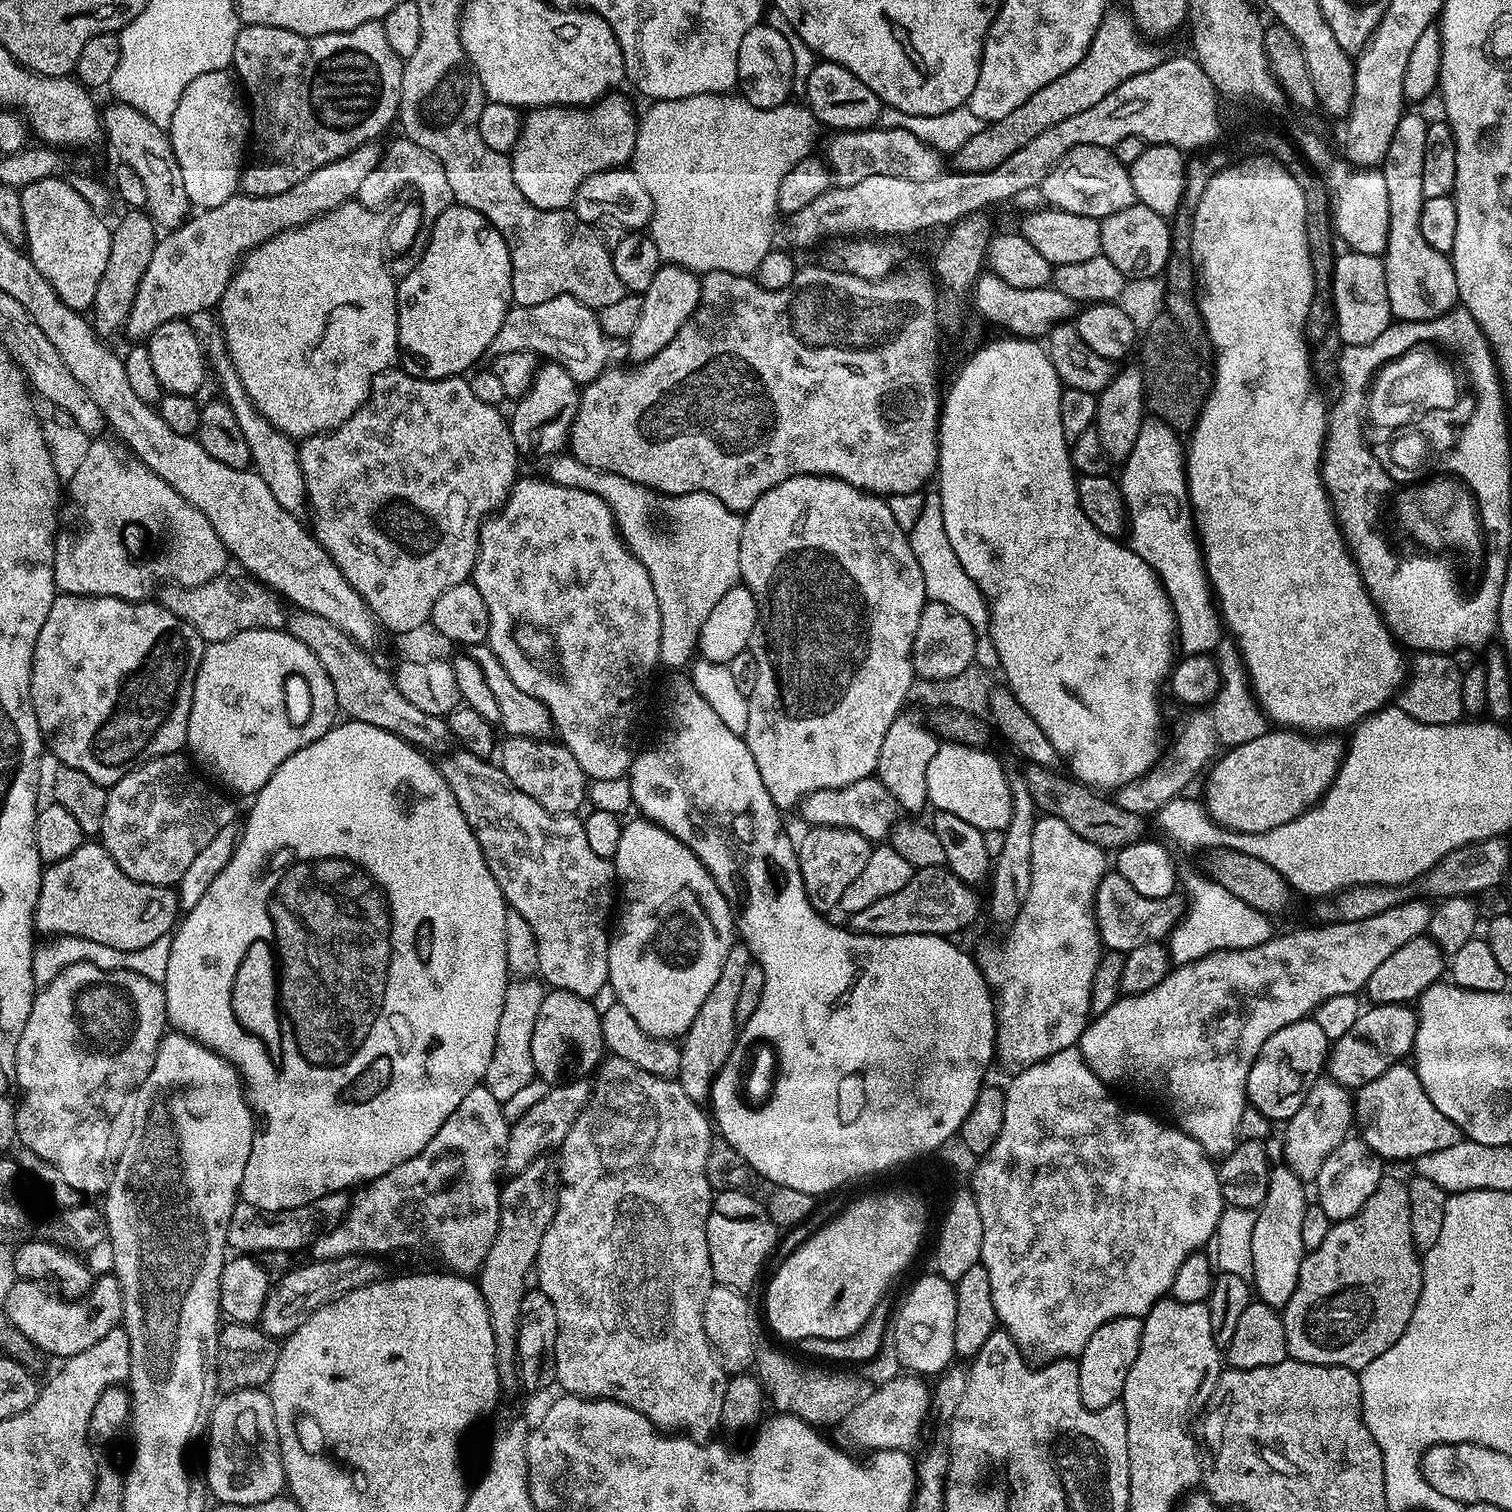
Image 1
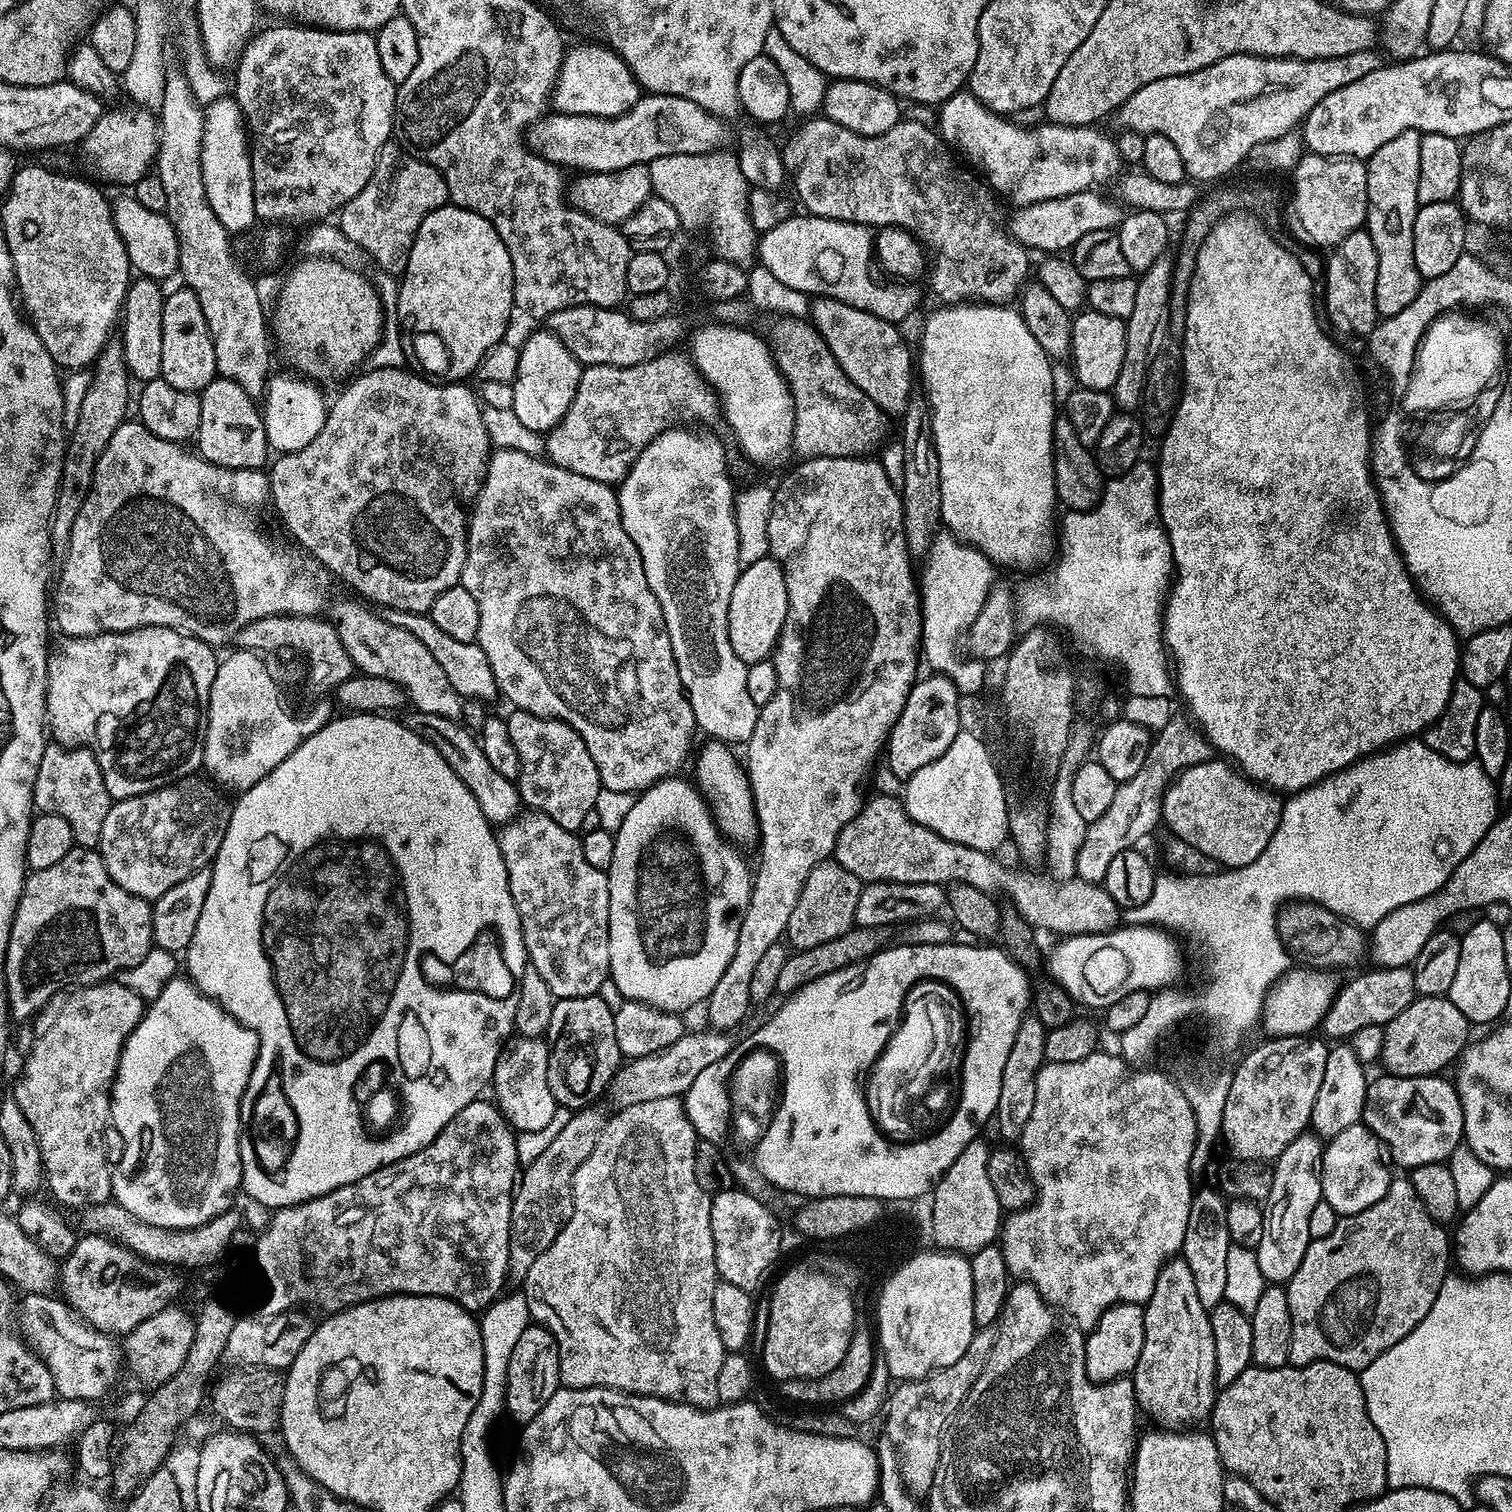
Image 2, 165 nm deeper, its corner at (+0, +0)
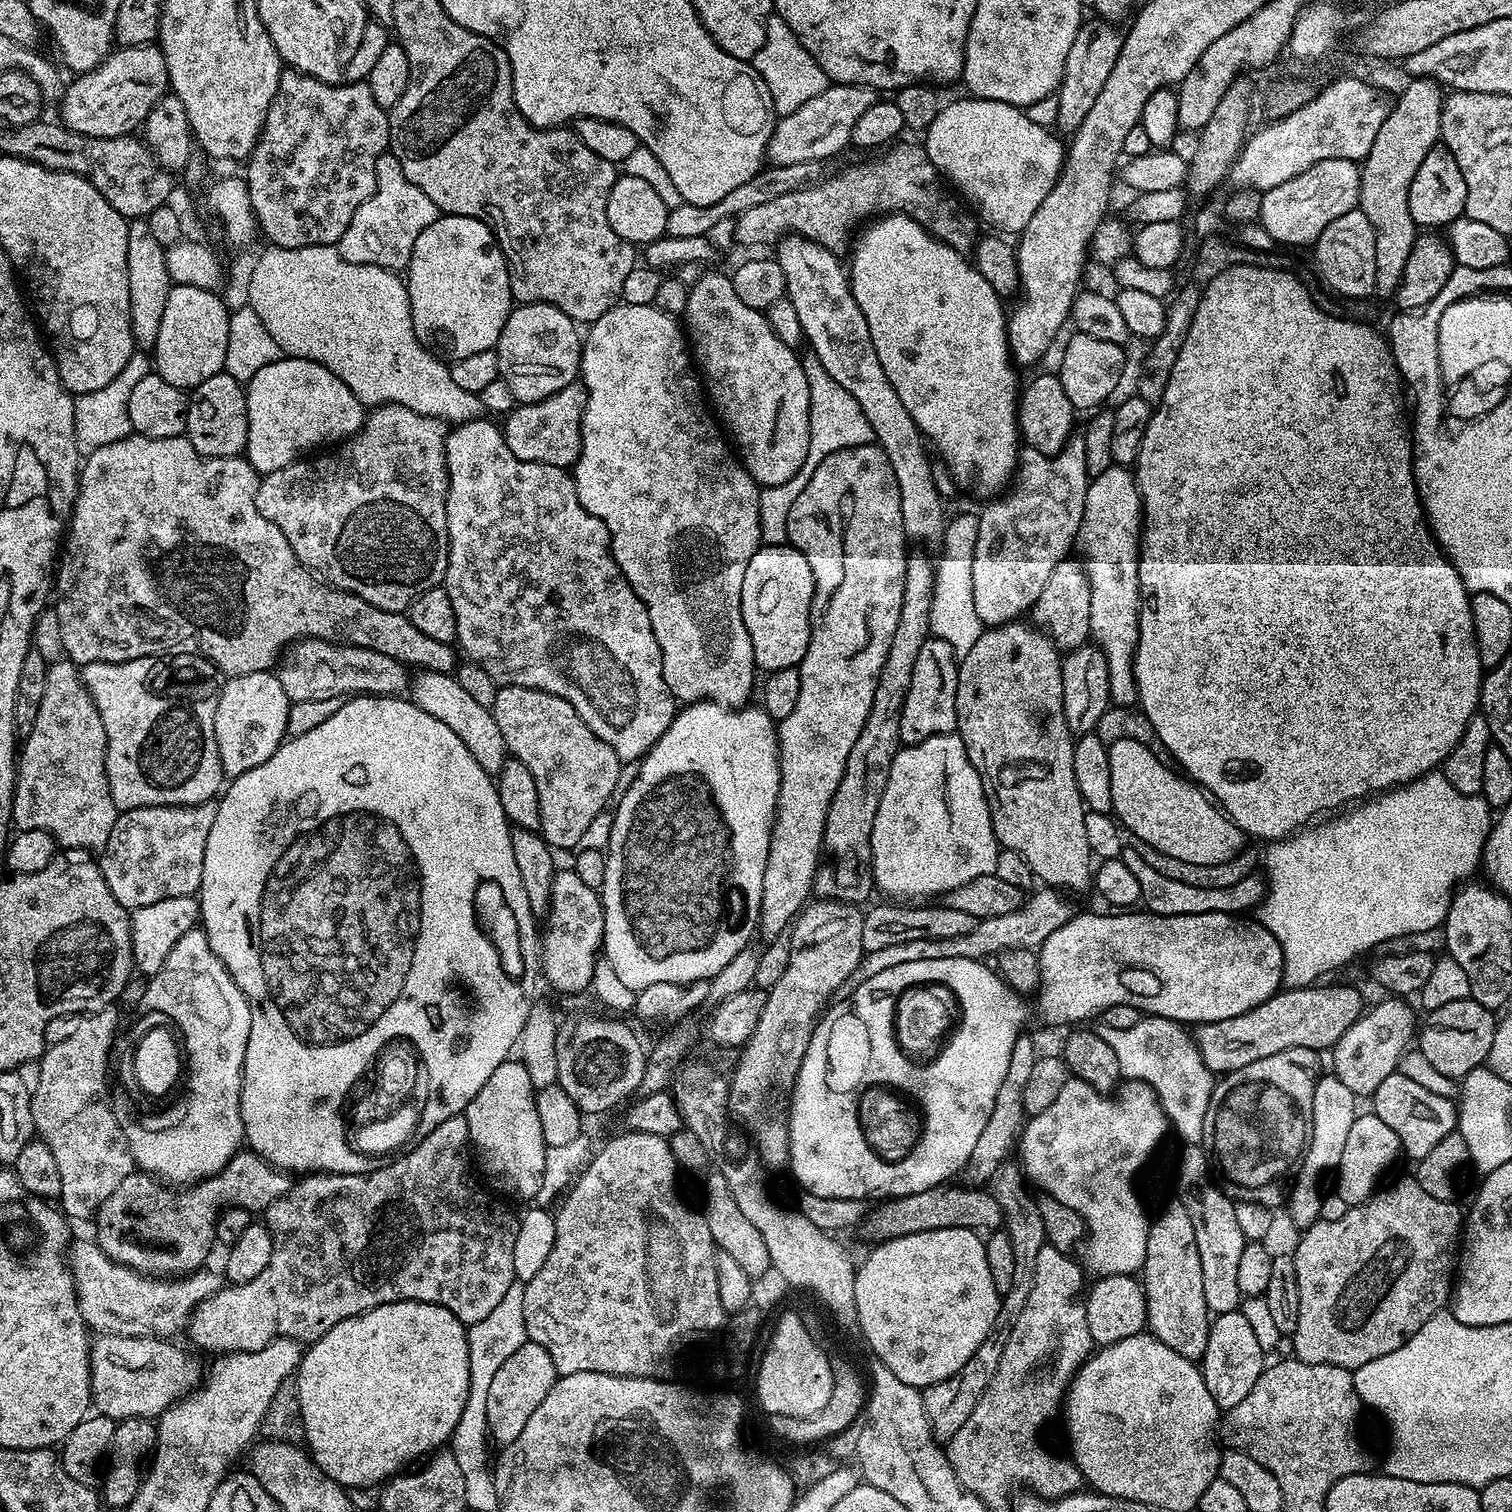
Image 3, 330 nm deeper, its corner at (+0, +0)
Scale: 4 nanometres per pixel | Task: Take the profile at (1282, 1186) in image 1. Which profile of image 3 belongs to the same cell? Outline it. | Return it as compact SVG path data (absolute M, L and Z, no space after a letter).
M1334 1074L1321 1075L1314 1083L1314 1098L1310 1113L1310 1131L1306 1136L1306 1147L1295 1169L1296 1181L1288 1192L1288 1216L1297 1224L1300 1230L1310 1227L1320 1219L1320 1179L1324 1172L1331 1173L1336 1167L1338 1158L1342 1158L1342 1146L1346 1143L1346 1133L1349 1132L1354 1118L1358 1114L1357 1101L1352 1092L1338 1082Z

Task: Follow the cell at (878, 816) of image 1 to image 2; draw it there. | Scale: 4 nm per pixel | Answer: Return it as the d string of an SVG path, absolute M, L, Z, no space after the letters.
M892 796L865 799L860 813L838 834L834 859L862 882L888 880L891 884L941 886L969 884L987 894L995 893L997 888L1033 929L1045 928L1048 932L1062 932L1064 936L1111 932L1122 918L1120 906L1103 885L1088 883L1077 876L1058 881L1047 875L1035 876L1032 870L1002 866L995 855L950 842L934 834L934 830L914 822L897 797L896 800Z

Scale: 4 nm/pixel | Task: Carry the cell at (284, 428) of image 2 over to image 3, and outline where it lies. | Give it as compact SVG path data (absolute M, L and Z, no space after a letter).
M284 356L278 362L270 362L270 366L262 366L262 370L258 370L258 374L254 374L254 378L247 381L246 391L248 393L248 446L246 449L246 459L256 469L257 473L260 474L282 470L282 466L290 466L305 454L316 450L311 450L311 448L316 448L319 444L329 443L328 445L331 445L333 442L343 441L345 438L351 436L352 433L358 431L366 415L365 405L353 394L350 386L346 386L346 382L342 382L342 378L330 374L330 370L326 370L326 366L322 366L318 362L303 360L297 356Z

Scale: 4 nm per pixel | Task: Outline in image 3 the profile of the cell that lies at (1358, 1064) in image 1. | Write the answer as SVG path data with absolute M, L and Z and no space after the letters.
M1467 998L1446 1002L1444 1006L1429 1011L1424 1025L1419 1025L1420 1052L1422 1060L1438 1070L1439 1074L1463 1078L1485 1063L1487 1052L1492 1046L1496 1030L1496 1016L1493 1009L1482 1006L1477 1000Z

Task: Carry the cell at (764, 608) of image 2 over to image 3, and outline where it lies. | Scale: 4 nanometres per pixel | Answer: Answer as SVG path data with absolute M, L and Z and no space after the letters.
M764 544L756 549L750 566L746 566L746 578L742 578L742 622L746 622L746 634L750 634L750 646L754 646L757 669L765 673L782 668L795 668L808 645L808 623L812 609L812 571L810 562L797 548L783 544Z

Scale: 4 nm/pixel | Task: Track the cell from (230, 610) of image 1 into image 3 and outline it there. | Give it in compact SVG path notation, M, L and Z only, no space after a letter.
M301 638L287 645L278 660L282 690L286 690L292 702L343 697L350 692L377 696L400 694L410 684L410 672L407 671L409 669L401 661L375 652L373 648L354 648L350 644L335 644L332 640L315 638Z

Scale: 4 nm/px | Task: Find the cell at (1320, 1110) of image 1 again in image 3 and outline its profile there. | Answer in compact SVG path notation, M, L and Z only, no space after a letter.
M1385 998L1373 1003L1363 1016L1356 1019L1354 1026L1350 1026L1350 1030L1346 1030L1346 1034L1342 1034L1342 1038L1332 1045L1331 1071L1338 1082L1342 1082L1342 1086L1352 1092L1353 1097L1371 1097L1376 1088L1382 1086L1384 1079L1397 1071L1406 1052L1404 1047L1408 1039L1414 1036L1412 1012L1404 1004L1407 1003L1400 998Z

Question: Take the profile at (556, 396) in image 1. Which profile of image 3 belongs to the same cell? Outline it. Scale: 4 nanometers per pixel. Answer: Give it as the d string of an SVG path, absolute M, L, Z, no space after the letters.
M522 304L513 307L511 314L506 318L506 326L502 326L502 334L500 335L500 341L496 343L494 349L498 362L500 363L500 370L502 373L502 379L510 386L510 390L514 390L514 398L520 404L536 404L539 400L545 400L550 398L554 394L558 394L566 386L577 383L578 377L581 375L580 371L580 354L582 351L582 332L578 327L577 321L571 320L562 310L558 310L552 304Z

